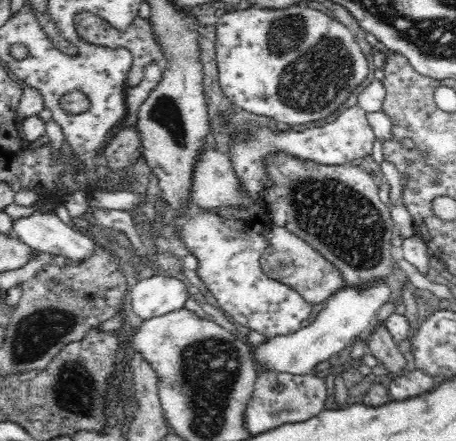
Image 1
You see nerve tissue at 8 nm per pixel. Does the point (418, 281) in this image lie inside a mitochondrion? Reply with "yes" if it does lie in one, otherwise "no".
no

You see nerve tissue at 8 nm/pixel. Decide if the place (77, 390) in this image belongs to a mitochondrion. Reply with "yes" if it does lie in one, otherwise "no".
yes

